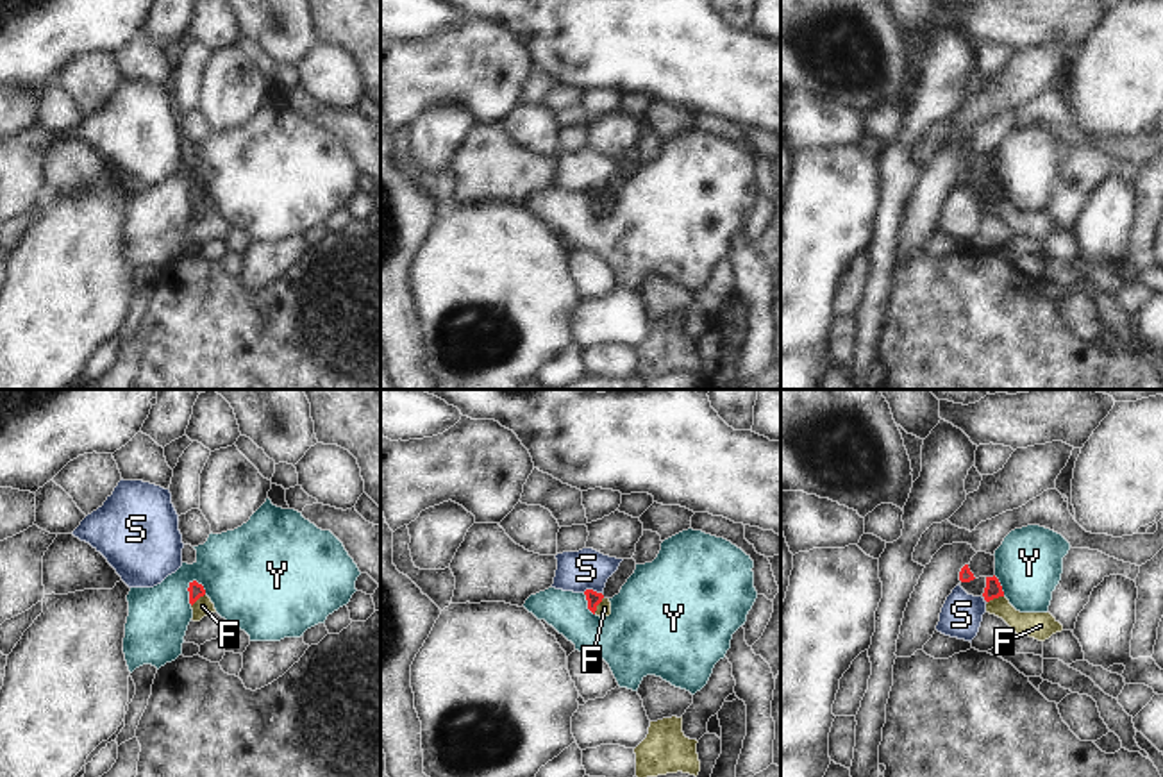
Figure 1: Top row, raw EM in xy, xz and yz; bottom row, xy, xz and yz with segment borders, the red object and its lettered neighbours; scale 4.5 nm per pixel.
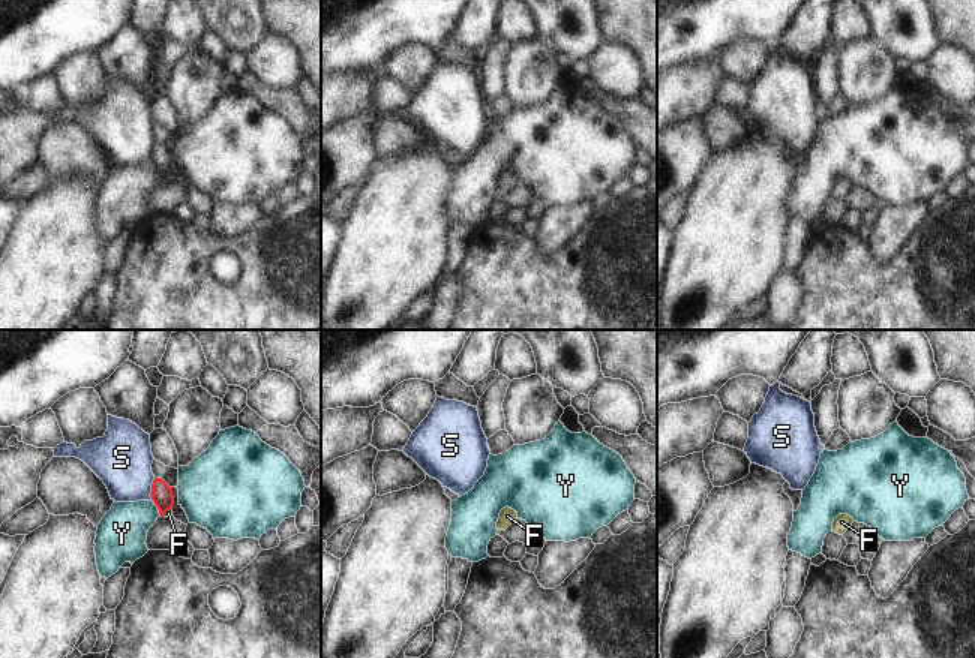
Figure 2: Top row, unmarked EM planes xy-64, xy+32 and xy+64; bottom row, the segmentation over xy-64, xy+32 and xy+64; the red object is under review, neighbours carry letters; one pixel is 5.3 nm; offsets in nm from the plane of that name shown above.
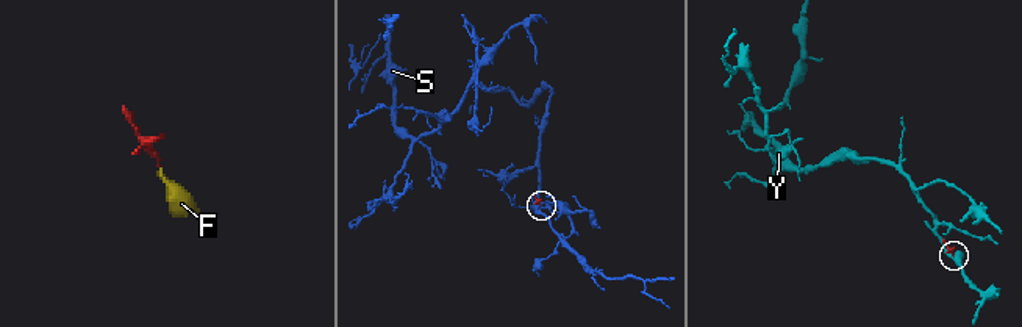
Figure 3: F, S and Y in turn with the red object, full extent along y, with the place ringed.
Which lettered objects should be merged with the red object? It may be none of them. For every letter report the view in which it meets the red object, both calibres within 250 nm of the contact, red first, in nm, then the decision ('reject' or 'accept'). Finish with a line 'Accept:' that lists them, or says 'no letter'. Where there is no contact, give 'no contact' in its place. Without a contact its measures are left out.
F: xz | 70/60 nm | accept
S: xz | 70/180 nm | reject
Y: xy | 70/360 nm | reject
Accept: F

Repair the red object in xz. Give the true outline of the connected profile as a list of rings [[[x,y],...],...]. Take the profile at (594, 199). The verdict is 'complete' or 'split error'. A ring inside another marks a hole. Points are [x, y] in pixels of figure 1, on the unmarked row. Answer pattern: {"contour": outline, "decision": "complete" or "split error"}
{"contour": [[[586,189],[584,195],[586,195],[586,200],[588,200],[588,209],[593,214],[597,214],[600,218],[611,214],[611,202],[602,193],[597,193],[593,189]]], "decision": "split error"}

